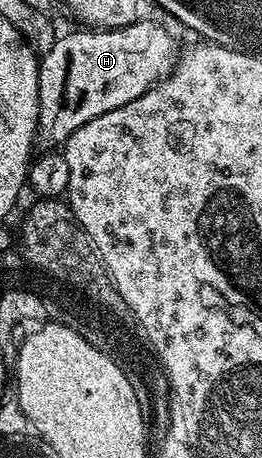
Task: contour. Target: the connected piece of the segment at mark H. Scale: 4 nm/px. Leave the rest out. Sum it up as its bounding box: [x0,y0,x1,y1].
[34,18,177,152]

